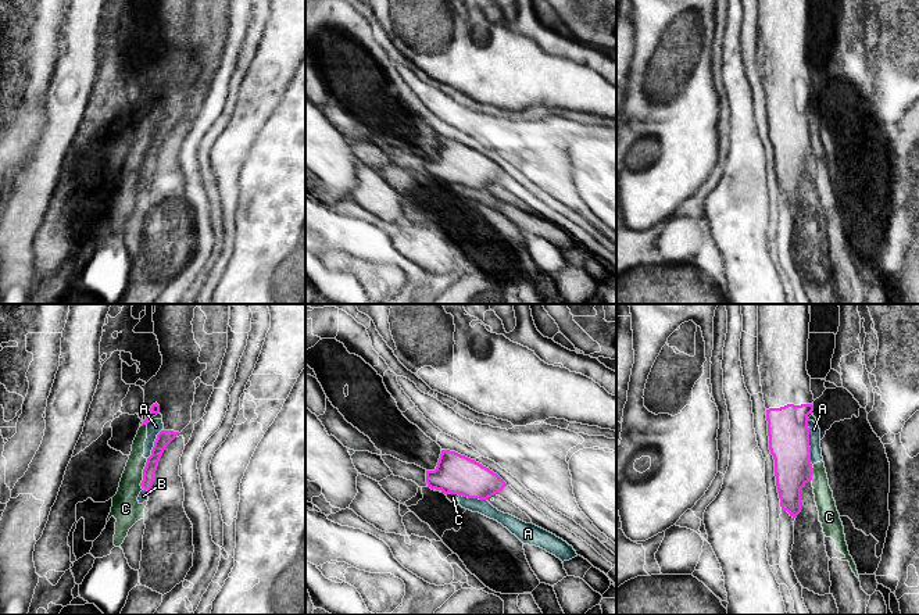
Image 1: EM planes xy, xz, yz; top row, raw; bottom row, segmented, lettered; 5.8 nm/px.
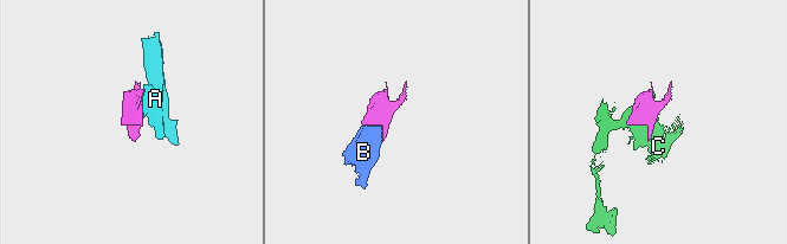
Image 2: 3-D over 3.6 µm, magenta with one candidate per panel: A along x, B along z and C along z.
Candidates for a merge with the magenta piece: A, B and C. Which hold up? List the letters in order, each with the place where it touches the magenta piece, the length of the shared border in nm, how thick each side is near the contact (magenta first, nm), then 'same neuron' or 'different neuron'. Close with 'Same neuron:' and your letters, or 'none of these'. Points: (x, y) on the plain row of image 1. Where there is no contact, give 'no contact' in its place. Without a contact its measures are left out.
A: yz (808, 133) | 280 nm | 240/60 nm | different neuron
B: xy (146, 178) | 40 nm | 70/60 nm | same neuron
C: xy (143, 163) | 190 nm | 90/160 nm | different neuron
Same neuron: B

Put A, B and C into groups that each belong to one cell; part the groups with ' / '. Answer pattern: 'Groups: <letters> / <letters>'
Groups: A C / B

